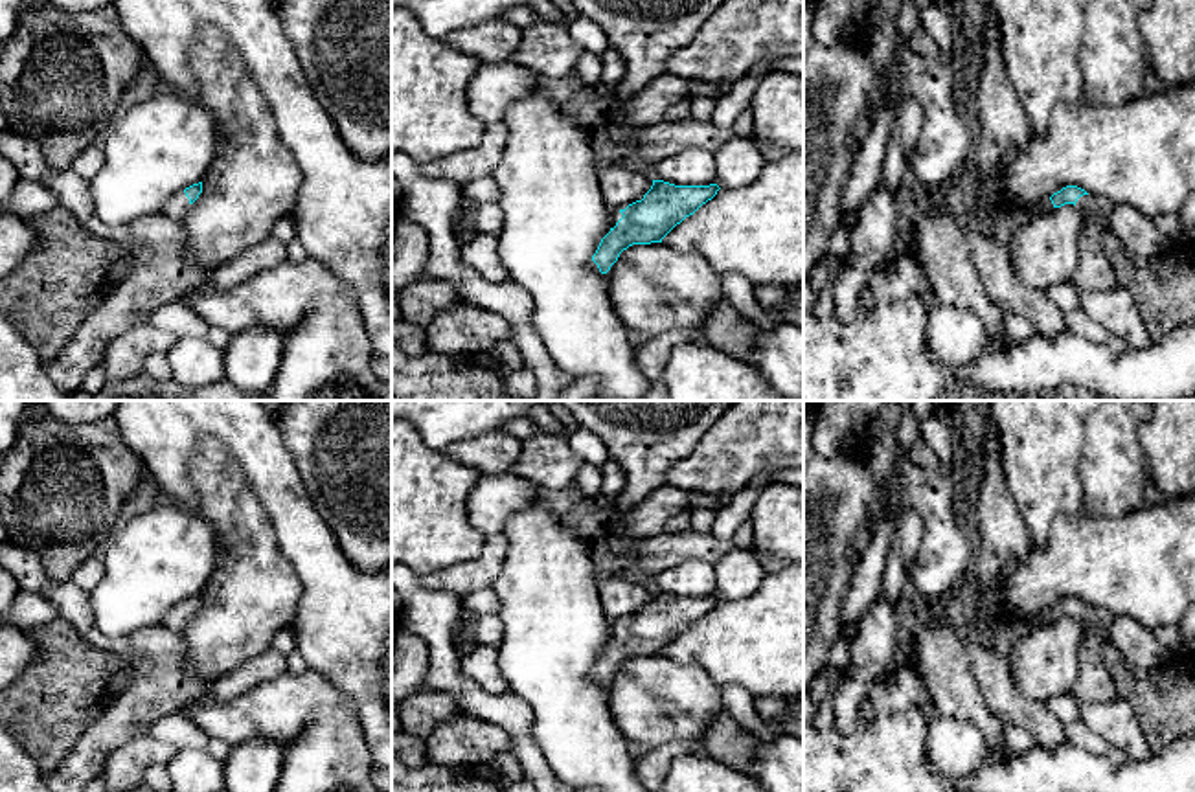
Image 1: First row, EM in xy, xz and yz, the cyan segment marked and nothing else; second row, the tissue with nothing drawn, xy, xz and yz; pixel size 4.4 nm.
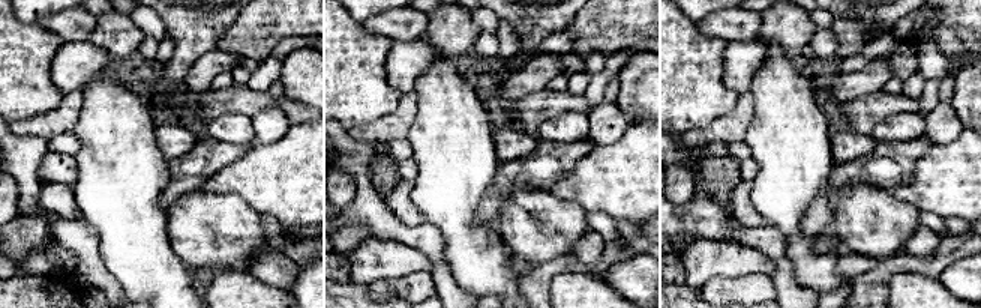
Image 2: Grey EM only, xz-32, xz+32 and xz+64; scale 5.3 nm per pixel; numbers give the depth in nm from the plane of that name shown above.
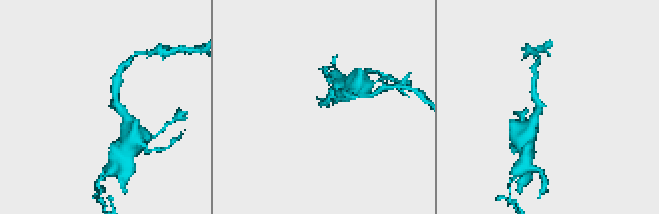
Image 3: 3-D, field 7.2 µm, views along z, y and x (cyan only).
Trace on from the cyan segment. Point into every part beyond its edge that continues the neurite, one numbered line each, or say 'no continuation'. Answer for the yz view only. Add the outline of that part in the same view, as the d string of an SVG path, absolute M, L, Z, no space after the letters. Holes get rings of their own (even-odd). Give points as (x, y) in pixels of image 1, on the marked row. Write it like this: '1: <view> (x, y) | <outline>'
1: yz (1089, 204) | M1083 195L1077 198L1076 208L1079 208L1088 217L1096 217L1099 209L1099 200L1092 195Z

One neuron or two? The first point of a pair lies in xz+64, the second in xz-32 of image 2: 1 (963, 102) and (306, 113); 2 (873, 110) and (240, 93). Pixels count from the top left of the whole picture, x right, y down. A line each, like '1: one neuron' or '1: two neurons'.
1: two neurons
2: one neuron

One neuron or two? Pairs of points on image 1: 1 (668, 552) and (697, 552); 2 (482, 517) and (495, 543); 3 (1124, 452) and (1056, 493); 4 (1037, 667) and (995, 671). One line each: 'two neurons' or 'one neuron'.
1: one neuron
2: two neurons
3: two neurons
4: two neurons

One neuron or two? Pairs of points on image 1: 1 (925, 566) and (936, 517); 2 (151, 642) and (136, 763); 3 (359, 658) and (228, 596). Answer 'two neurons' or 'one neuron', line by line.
1: one neuron
2: two neurons
3: two neurons

